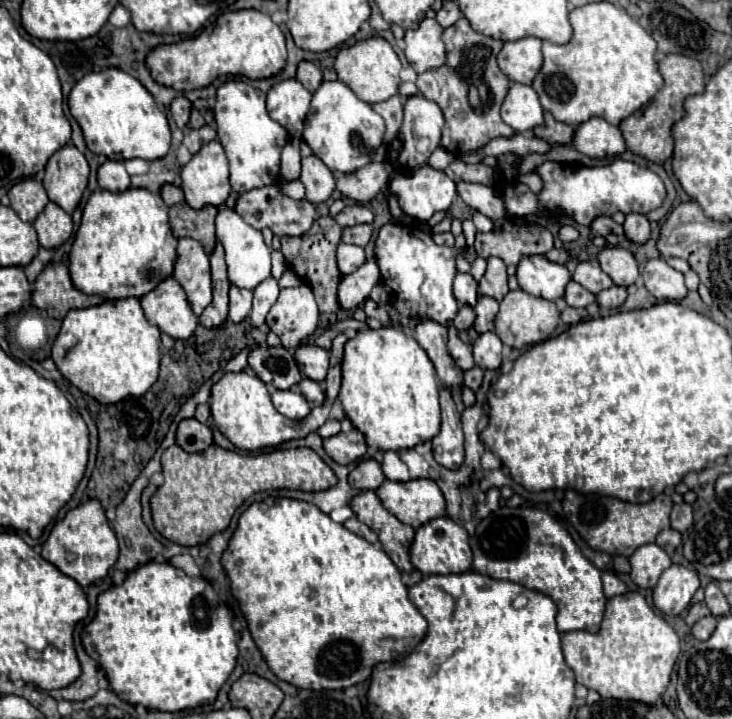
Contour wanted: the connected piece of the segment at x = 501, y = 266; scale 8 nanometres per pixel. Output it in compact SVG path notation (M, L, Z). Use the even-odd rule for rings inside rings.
M489 258L487 260L487 272L479 280L479 294L491 296L497 302L503 300L503 296L509 292L507 286L507 266L499 258Z

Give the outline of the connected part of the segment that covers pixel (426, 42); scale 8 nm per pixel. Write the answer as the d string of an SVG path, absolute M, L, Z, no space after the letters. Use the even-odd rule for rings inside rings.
M425 18L417 30L405 32L405 58L415 72L439 68L445 64L445 44L441 42L443 28L435 18Z

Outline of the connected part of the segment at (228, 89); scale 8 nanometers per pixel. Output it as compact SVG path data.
M229 80L217 88L215 102L215 122L217 138L227 152L231 168L231 188L237 194L249 192L253 188L263 188L279 180L279 156L281 148L287 144L289 136L281 124L269 118L265 108L265 98L257 90L241 80Z

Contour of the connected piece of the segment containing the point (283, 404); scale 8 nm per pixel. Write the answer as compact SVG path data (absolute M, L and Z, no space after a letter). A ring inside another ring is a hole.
M275 390L271 394L273 406L287 418L291 420L303 420L309 412L311 406L305 400L305 396L301 392L293 392L293 390Z

